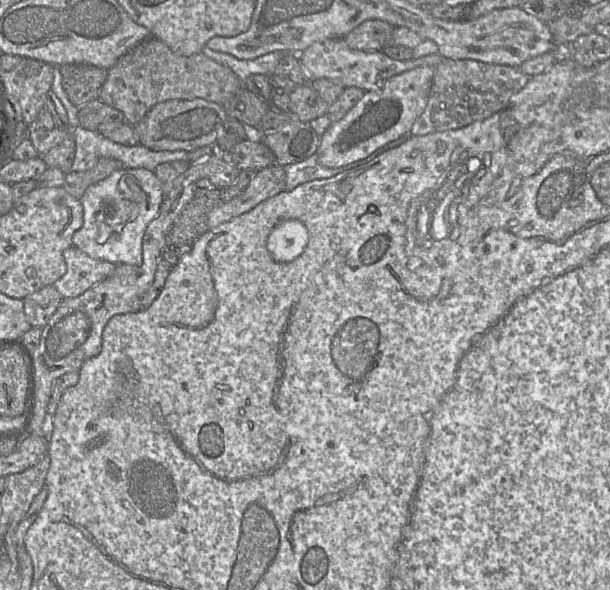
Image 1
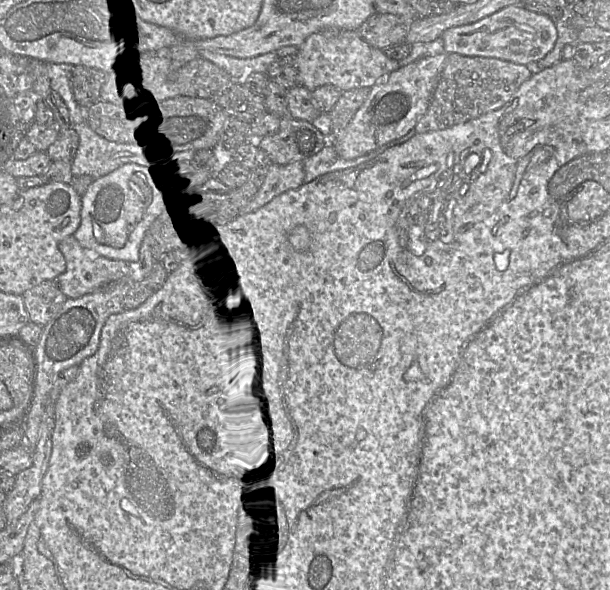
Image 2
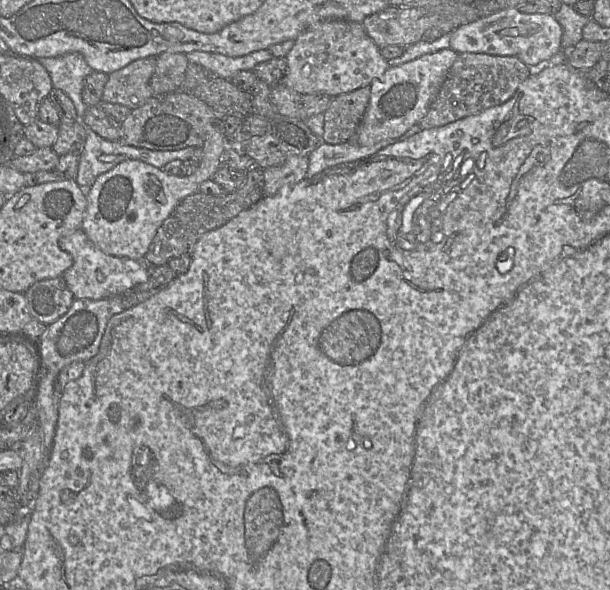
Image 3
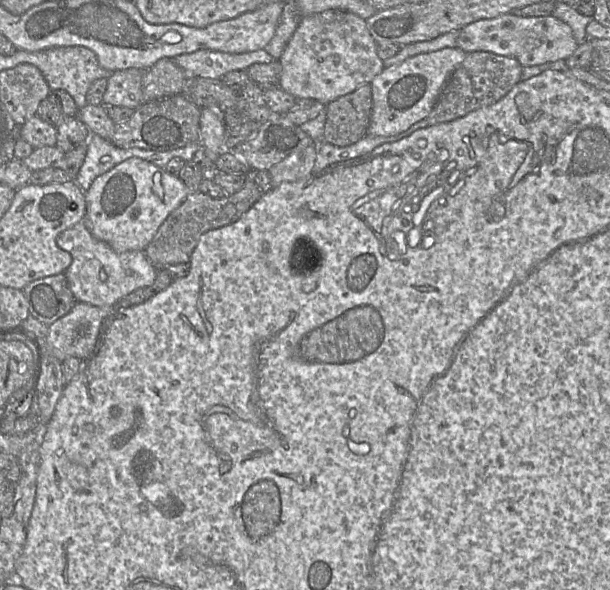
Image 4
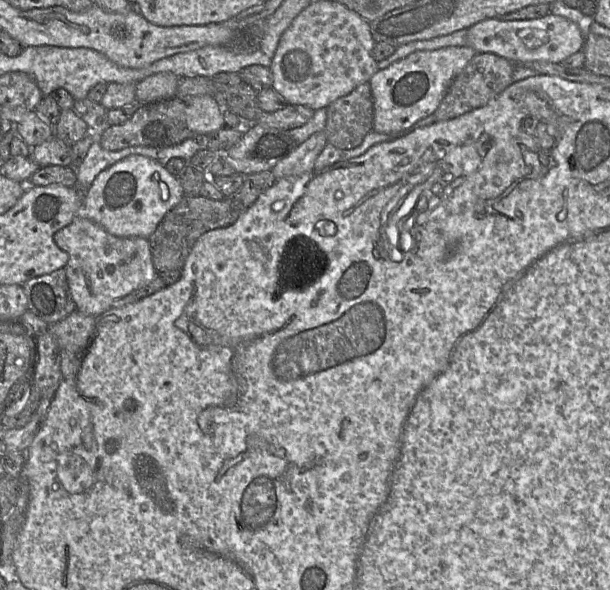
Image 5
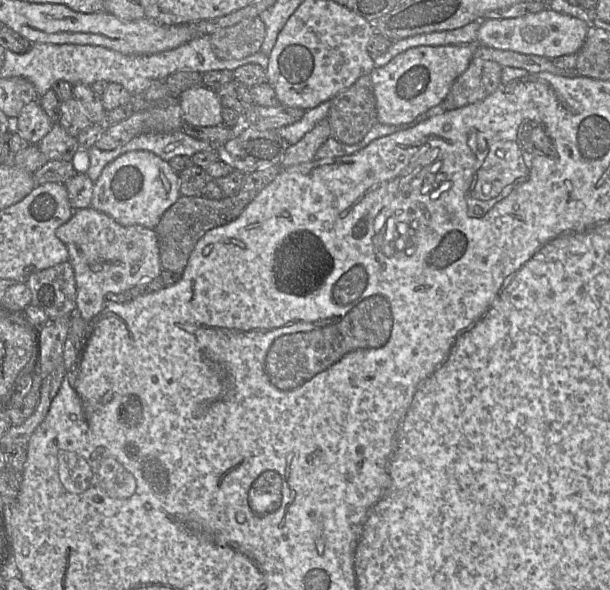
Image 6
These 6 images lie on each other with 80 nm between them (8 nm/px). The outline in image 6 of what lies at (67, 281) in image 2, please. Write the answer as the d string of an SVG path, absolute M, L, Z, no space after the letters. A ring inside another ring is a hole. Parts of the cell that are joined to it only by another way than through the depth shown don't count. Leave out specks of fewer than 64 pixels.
M92 207L75 210L72 217L56 229L55 235L67 247L77 288L76 311L85 321L104 308L106 294L122 293L141 282L158 278L162 271L154 229L122 226Z

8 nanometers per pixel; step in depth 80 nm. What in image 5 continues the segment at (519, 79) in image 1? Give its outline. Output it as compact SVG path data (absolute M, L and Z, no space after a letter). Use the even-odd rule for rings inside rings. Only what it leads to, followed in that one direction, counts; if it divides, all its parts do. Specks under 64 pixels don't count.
M477 53L454 78L439 107L433 113L437 121L450 120L485 106L513 83L515 64L492 53Z

